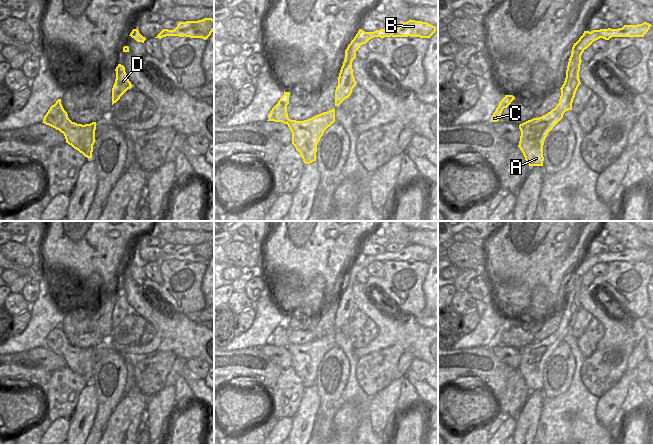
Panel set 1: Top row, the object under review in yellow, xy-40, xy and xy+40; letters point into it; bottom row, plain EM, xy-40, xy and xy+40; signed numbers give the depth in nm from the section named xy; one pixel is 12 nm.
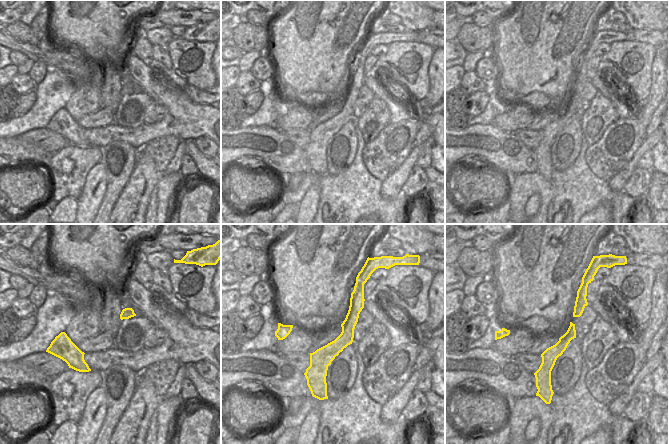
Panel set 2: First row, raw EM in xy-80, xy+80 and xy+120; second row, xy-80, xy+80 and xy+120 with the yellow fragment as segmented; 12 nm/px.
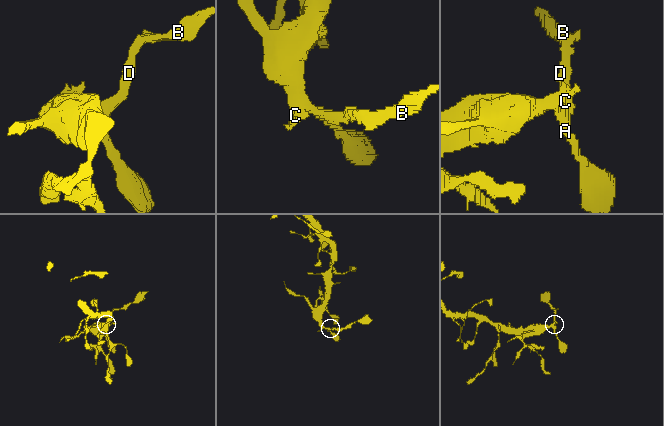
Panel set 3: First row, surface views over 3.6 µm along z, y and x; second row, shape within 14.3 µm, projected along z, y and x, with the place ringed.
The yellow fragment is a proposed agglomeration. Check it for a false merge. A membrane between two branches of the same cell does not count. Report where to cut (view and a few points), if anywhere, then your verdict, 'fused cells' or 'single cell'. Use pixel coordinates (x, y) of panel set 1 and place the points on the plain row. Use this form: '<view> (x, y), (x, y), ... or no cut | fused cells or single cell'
xy (355, 278), (352, 284), (345, 285) | fused cells

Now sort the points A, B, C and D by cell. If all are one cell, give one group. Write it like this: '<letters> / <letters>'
A C D / B

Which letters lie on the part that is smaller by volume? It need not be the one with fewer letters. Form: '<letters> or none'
B

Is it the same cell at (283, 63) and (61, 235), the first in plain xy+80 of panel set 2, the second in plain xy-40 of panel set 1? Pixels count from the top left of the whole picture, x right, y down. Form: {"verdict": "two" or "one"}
{"verdict": "one"}

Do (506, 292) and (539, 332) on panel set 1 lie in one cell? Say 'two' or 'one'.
two

